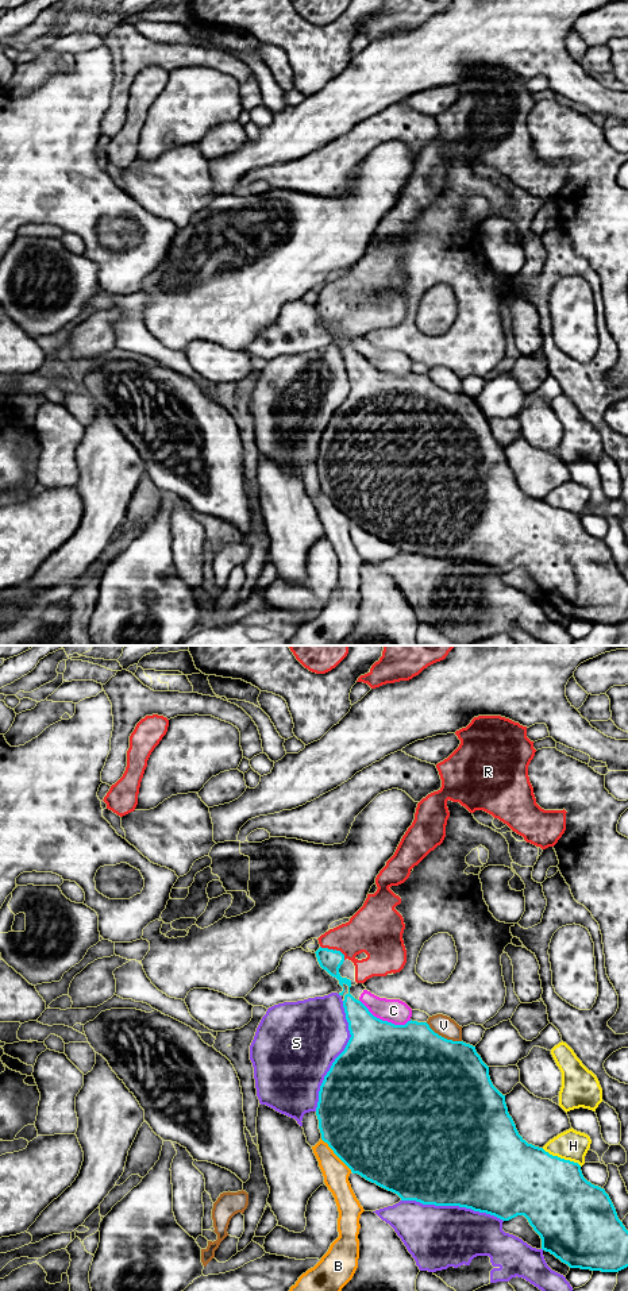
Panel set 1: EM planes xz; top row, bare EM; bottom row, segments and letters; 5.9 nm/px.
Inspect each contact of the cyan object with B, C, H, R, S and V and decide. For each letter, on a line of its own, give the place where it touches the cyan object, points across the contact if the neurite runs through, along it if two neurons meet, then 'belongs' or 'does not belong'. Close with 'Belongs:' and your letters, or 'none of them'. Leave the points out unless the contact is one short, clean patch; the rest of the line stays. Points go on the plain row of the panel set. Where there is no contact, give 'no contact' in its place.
B: contact xz (335, 505); does not belong
C: contact xz (385, 373); does not belong
H: contact xz (562, 511); does not belong
R: contact xz (332, 301); way xz (330, 312), (332, 301), (338, 296), (369, 282); belongs
S: contact xz (338, 408); does not belong
V: contact xz (443, 389); does not belong
Belongs: R

